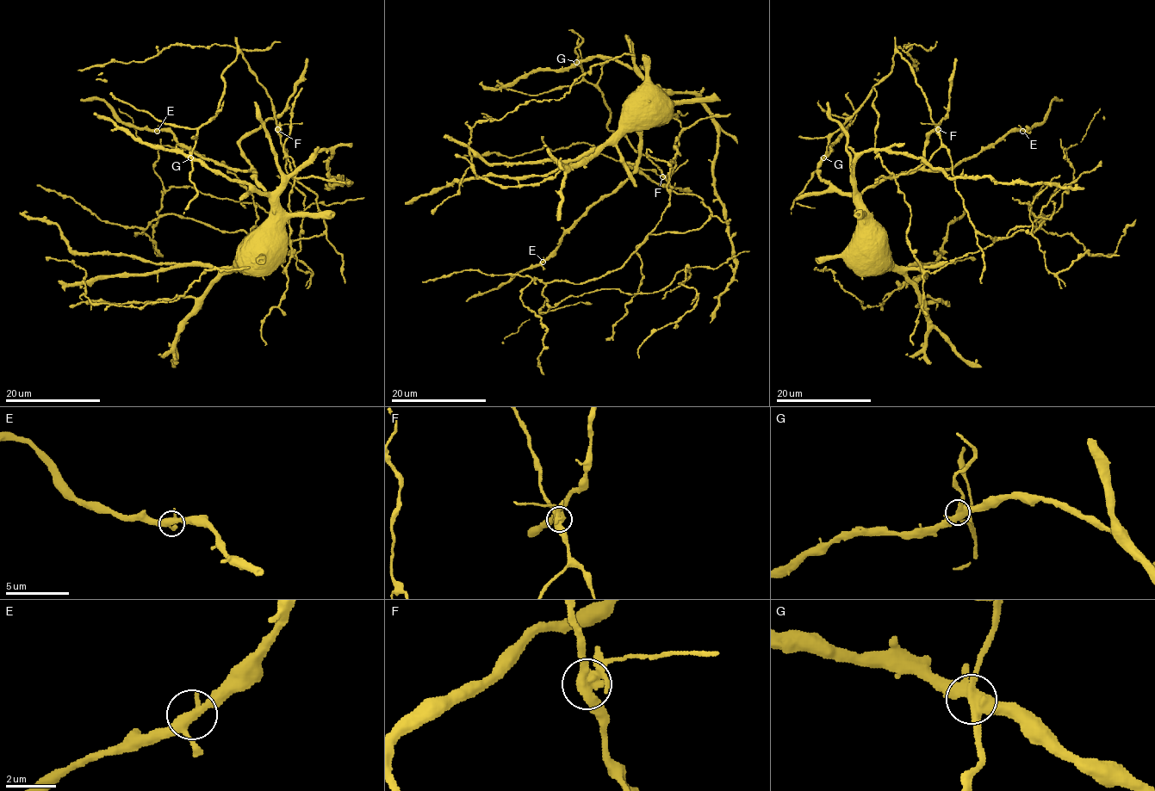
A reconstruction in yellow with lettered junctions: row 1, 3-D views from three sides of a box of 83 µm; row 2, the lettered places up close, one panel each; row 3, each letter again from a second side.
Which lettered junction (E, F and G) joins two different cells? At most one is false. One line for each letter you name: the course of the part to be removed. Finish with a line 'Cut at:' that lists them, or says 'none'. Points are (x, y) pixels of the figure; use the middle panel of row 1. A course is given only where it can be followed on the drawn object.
F: foreign part runs (663, 176), (671, 175), (686, 159)
Cut at: F

